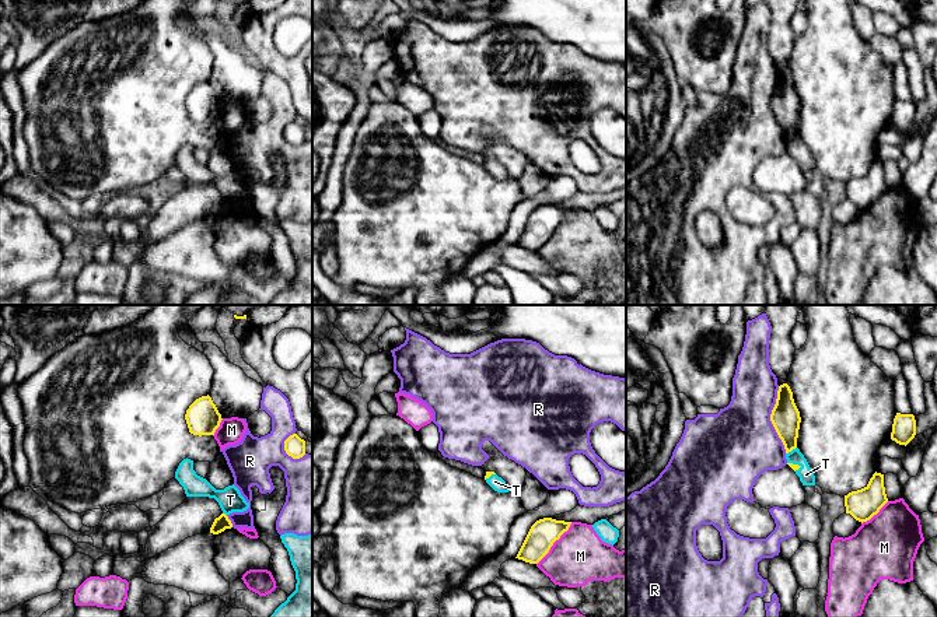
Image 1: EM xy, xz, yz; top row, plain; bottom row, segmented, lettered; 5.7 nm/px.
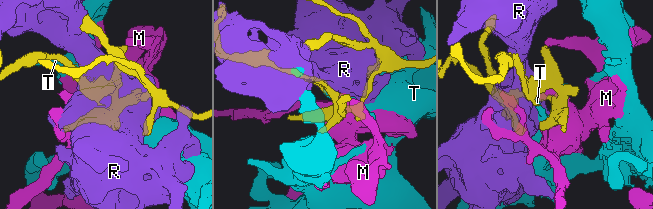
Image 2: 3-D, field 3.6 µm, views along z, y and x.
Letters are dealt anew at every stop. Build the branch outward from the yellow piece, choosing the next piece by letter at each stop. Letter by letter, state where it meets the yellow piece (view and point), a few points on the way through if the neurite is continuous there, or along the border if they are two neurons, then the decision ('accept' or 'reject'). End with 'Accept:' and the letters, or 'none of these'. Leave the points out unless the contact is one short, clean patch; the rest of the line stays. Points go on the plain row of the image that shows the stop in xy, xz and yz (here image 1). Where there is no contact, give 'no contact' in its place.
M: xz (553, 228) | reject
R: yz (771, 107) | reject
T: yz (790, 137) | reject
Accept: none of these

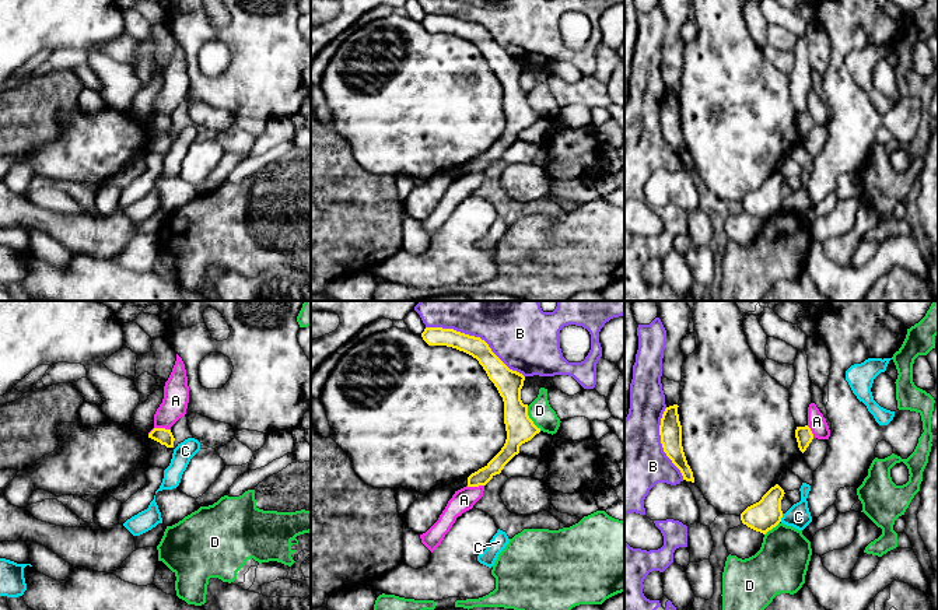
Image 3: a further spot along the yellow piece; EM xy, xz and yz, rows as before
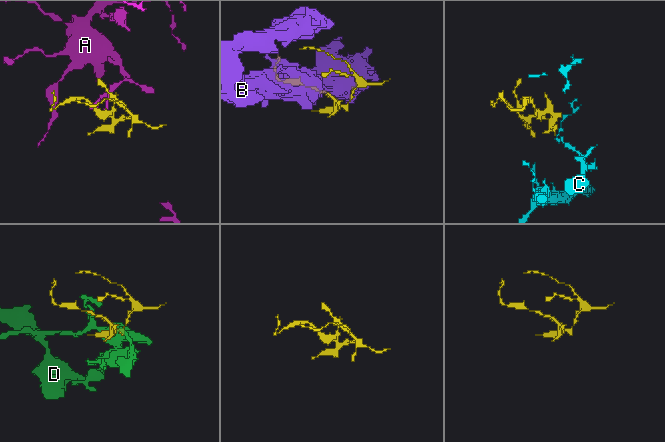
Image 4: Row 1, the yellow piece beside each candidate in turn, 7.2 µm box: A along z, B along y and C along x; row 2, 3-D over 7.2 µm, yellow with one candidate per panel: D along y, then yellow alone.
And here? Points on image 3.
A: xy (158, 115) | along xy (170, 115), (154, 115), (149, 121) | reject
B: xz (476, 24) | reject
C: yz (781, 203) | reject
D: xz (529, 105) | reject
Accept: none of these

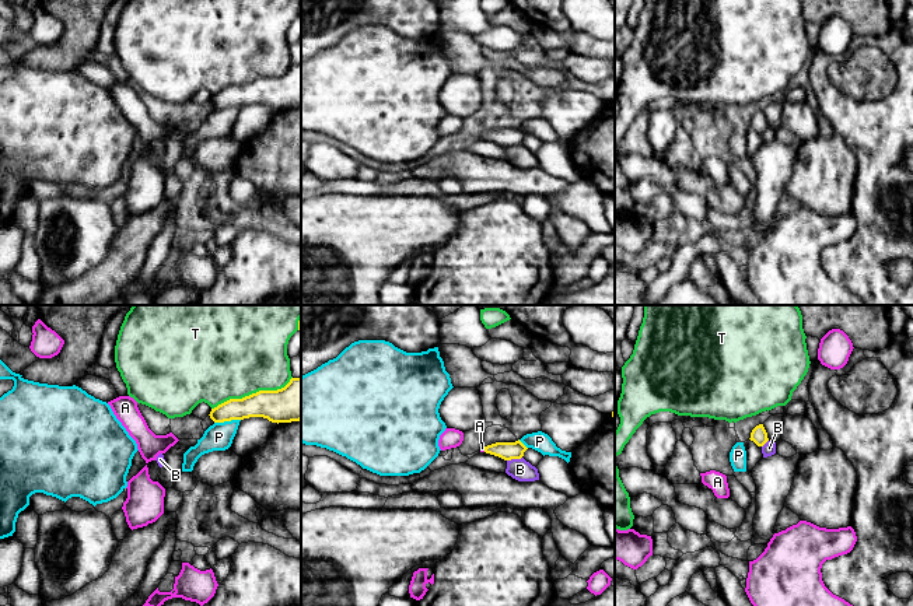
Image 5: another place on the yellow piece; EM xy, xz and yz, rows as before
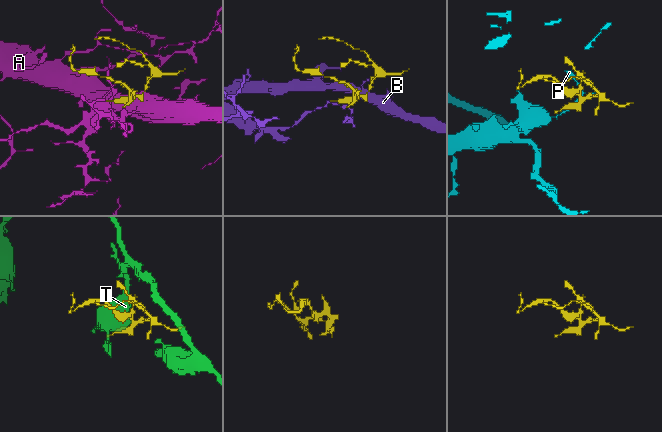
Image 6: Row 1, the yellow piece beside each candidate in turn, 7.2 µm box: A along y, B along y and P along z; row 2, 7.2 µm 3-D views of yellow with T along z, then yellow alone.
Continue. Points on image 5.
A: xz (485, 136) | across xz (507, 137), (485, 136), (482, 135) | accept
B: xz (514, 144) | reject
P: xy (227, 107) | reject
T: xy (252, 80) | reject
Accept: A

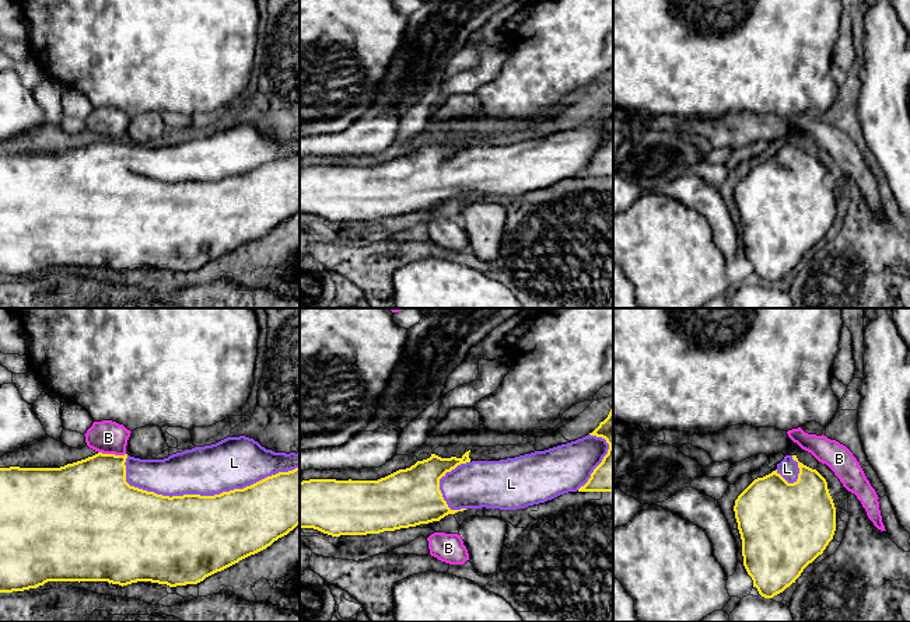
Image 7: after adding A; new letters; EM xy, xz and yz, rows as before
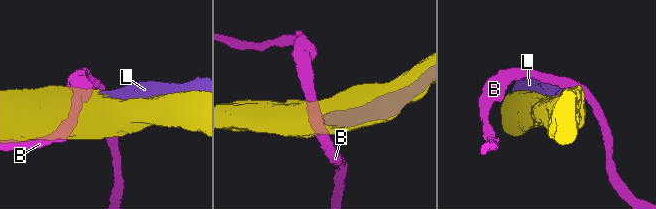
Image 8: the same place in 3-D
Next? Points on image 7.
B: xy (112, 140) | reject
L: xy (203, 182) | accept
Accept: L

